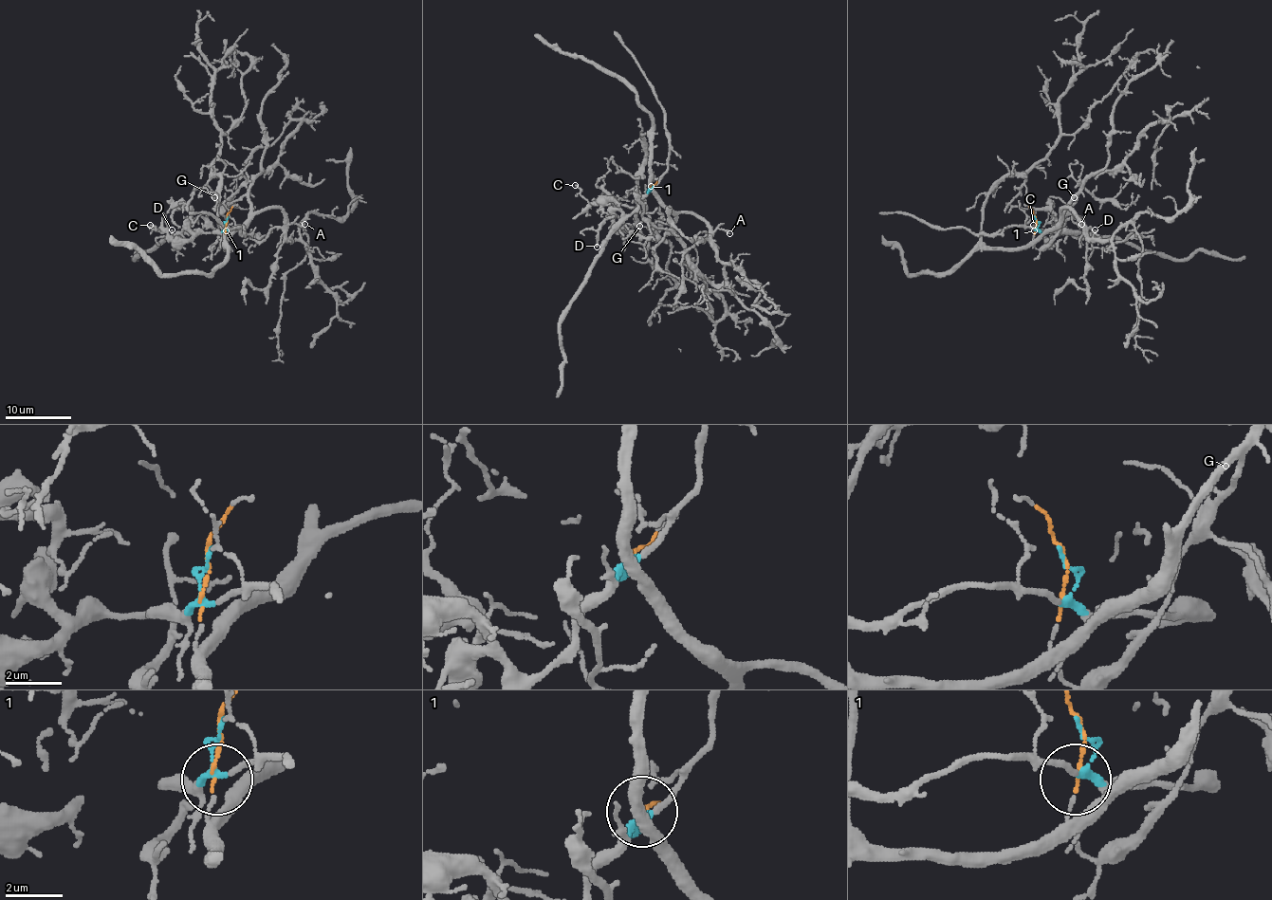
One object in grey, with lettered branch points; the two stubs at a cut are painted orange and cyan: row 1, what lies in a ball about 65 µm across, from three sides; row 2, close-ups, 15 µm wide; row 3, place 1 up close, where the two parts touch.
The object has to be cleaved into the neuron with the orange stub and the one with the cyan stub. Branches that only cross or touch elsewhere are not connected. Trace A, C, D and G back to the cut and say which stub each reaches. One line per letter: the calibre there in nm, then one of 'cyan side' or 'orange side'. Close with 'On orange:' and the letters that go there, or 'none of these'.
A: calibre 140 nm; orange side
C: calibre 130 nm; cyan side
D: calibre 130 nm; cyan side
G: calibre 120 nm; orange side
On orange: A, G

